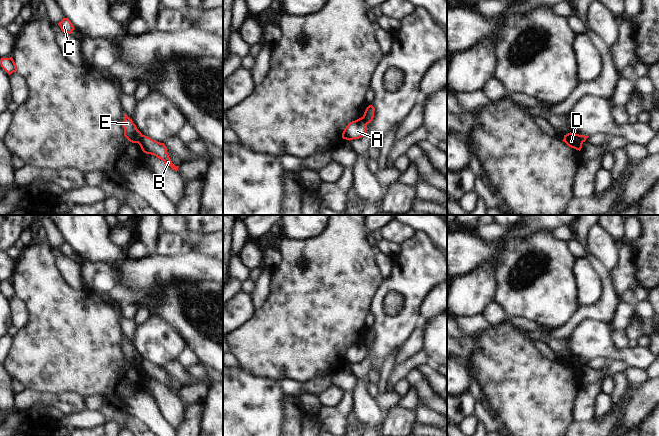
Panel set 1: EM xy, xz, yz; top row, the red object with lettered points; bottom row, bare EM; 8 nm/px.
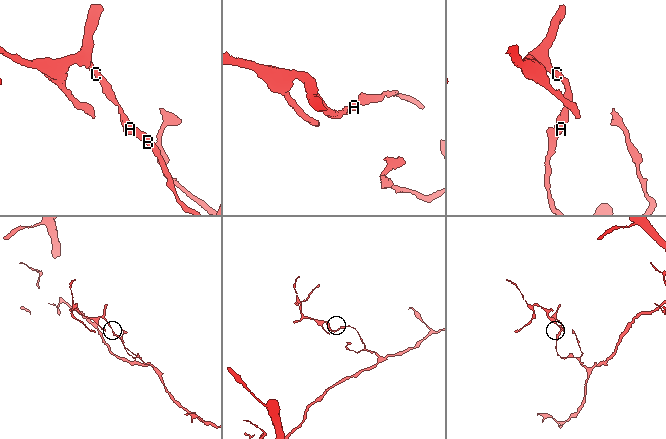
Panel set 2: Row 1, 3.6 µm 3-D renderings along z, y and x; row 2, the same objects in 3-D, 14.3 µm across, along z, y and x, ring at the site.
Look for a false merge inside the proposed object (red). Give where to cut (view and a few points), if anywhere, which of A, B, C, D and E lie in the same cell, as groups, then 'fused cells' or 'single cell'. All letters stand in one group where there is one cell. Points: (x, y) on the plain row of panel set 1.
xy (142, 359), (138, 367) | A C E / B D | fused cells

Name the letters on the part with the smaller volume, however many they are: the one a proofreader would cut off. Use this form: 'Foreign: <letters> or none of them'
Foreign: A, C, E

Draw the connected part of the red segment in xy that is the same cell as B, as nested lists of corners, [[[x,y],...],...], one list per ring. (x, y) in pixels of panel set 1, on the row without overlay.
[[[142,359],[139,369],[144,377],[156,380],[157,382],[161,383],[166,389],[170,390],[177,396],[179,390],[175,390],[172,387],[167,377],[168,373],[164,367],[157,366],[150,361]]]

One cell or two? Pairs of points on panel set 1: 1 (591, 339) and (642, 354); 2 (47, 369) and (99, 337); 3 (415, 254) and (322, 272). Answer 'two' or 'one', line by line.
1: one
2: one
3: two

